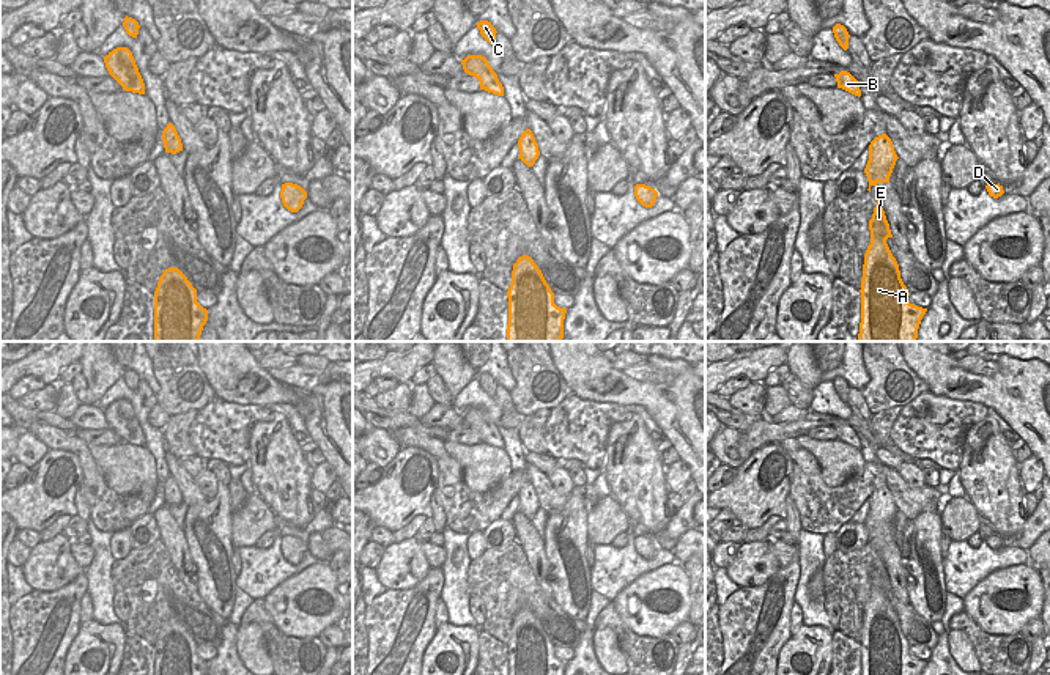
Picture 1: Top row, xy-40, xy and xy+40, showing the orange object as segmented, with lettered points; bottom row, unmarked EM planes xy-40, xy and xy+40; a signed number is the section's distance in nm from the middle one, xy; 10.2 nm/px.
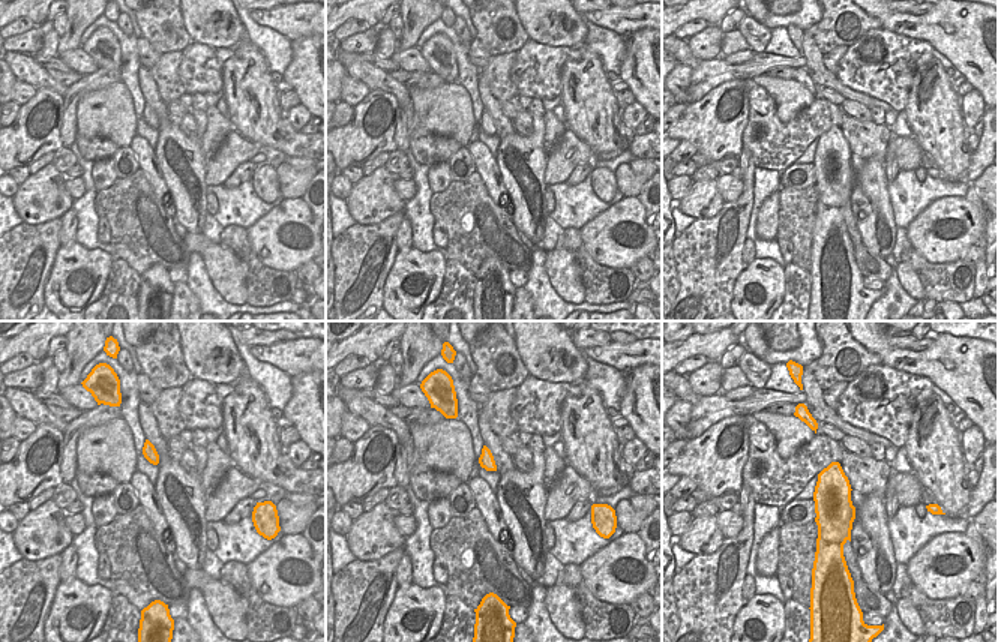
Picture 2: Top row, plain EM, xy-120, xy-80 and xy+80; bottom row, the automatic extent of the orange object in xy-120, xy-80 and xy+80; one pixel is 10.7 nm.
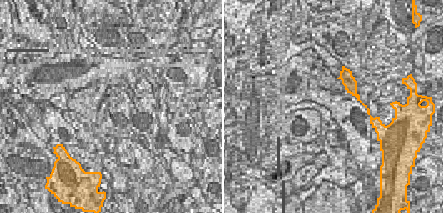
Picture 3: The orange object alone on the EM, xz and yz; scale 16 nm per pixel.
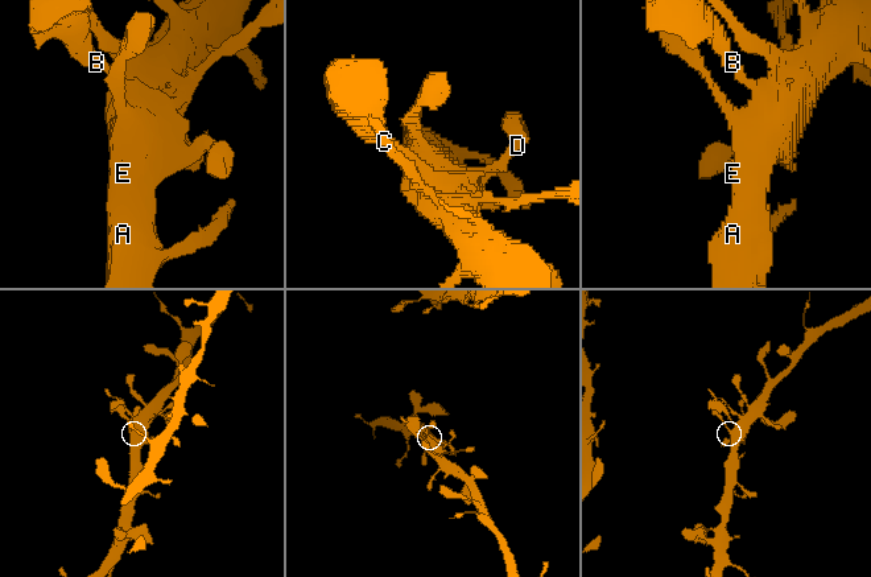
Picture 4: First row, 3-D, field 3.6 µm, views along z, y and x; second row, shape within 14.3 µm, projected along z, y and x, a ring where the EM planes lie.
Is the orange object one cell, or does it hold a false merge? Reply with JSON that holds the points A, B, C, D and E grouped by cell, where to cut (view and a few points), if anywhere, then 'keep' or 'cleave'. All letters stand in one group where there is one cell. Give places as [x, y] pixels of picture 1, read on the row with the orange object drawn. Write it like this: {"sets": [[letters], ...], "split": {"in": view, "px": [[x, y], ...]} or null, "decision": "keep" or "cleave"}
{"sets": [["A", "B", "C", "D", "E"]], "split": null, "decision": "keep"}

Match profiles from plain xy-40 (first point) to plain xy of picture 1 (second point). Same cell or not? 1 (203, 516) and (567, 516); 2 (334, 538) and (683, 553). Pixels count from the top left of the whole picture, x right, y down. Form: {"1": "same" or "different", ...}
{"1": "same", "2": "same"}

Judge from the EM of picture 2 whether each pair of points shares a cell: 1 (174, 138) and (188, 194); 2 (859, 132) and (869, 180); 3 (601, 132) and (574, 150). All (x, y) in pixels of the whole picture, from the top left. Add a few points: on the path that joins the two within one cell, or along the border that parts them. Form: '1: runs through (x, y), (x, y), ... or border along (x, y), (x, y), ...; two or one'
1: runs through (186, 152), (188, 180); one
2: border along (884, 158), (868, 158), (865, 161); two
3: border along (568, 128), (595, 152); two

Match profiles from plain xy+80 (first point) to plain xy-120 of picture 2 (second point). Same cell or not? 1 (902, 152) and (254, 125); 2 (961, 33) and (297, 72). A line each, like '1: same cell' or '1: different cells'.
1: different cells
2: same cell

